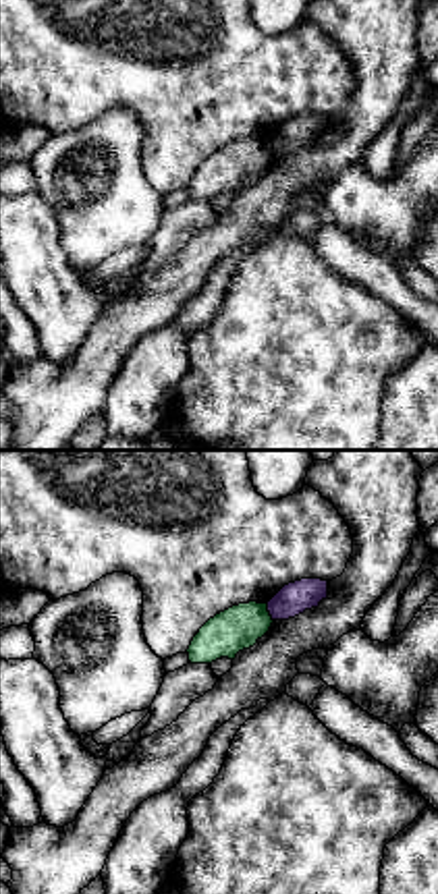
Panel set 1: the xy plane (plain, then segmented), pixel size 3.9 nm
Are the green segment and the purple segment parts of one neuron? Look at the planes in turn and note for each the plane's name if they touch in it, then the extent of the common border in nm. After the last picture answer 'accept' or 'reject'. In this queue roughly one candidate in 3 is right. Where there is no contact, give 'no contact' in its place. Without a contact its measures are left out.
contact in xy; length 80 nm

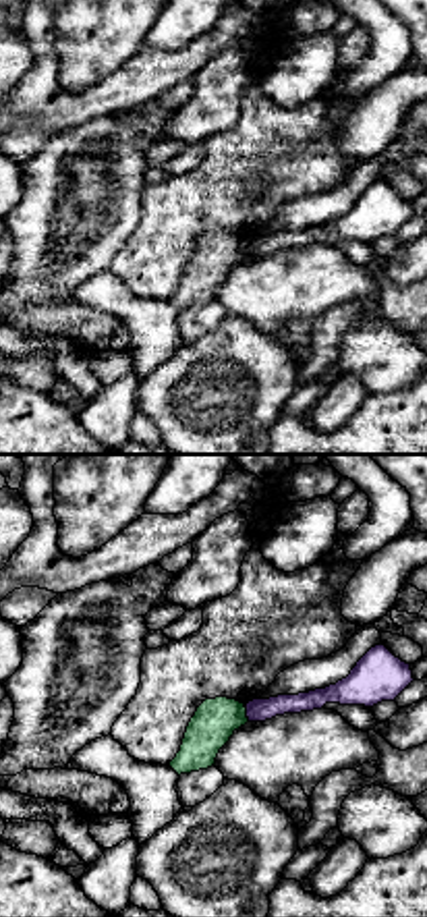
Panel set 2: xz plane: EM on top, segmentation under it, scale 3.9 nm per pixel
contact in xz; length 70 nm

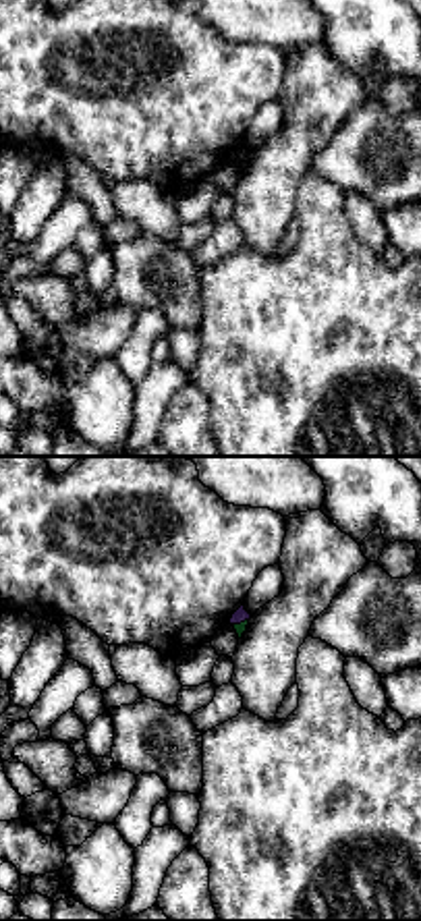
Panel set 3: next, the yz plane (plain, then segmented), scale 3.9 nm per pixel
contact in yz; length 70 nm

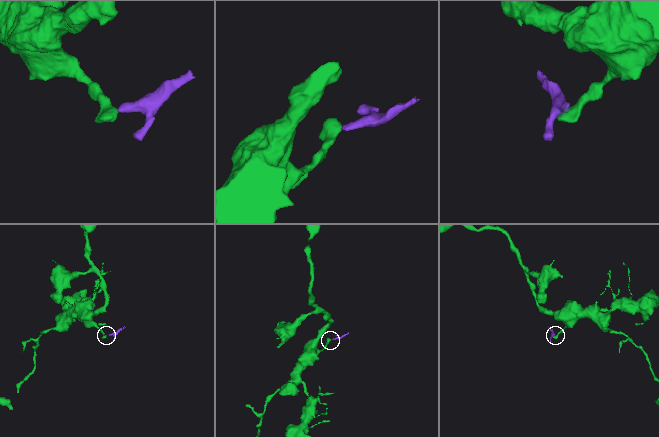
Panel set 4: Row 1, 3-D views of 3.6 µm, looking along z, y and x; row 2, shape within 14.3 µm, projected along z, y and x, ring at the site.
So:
reject

